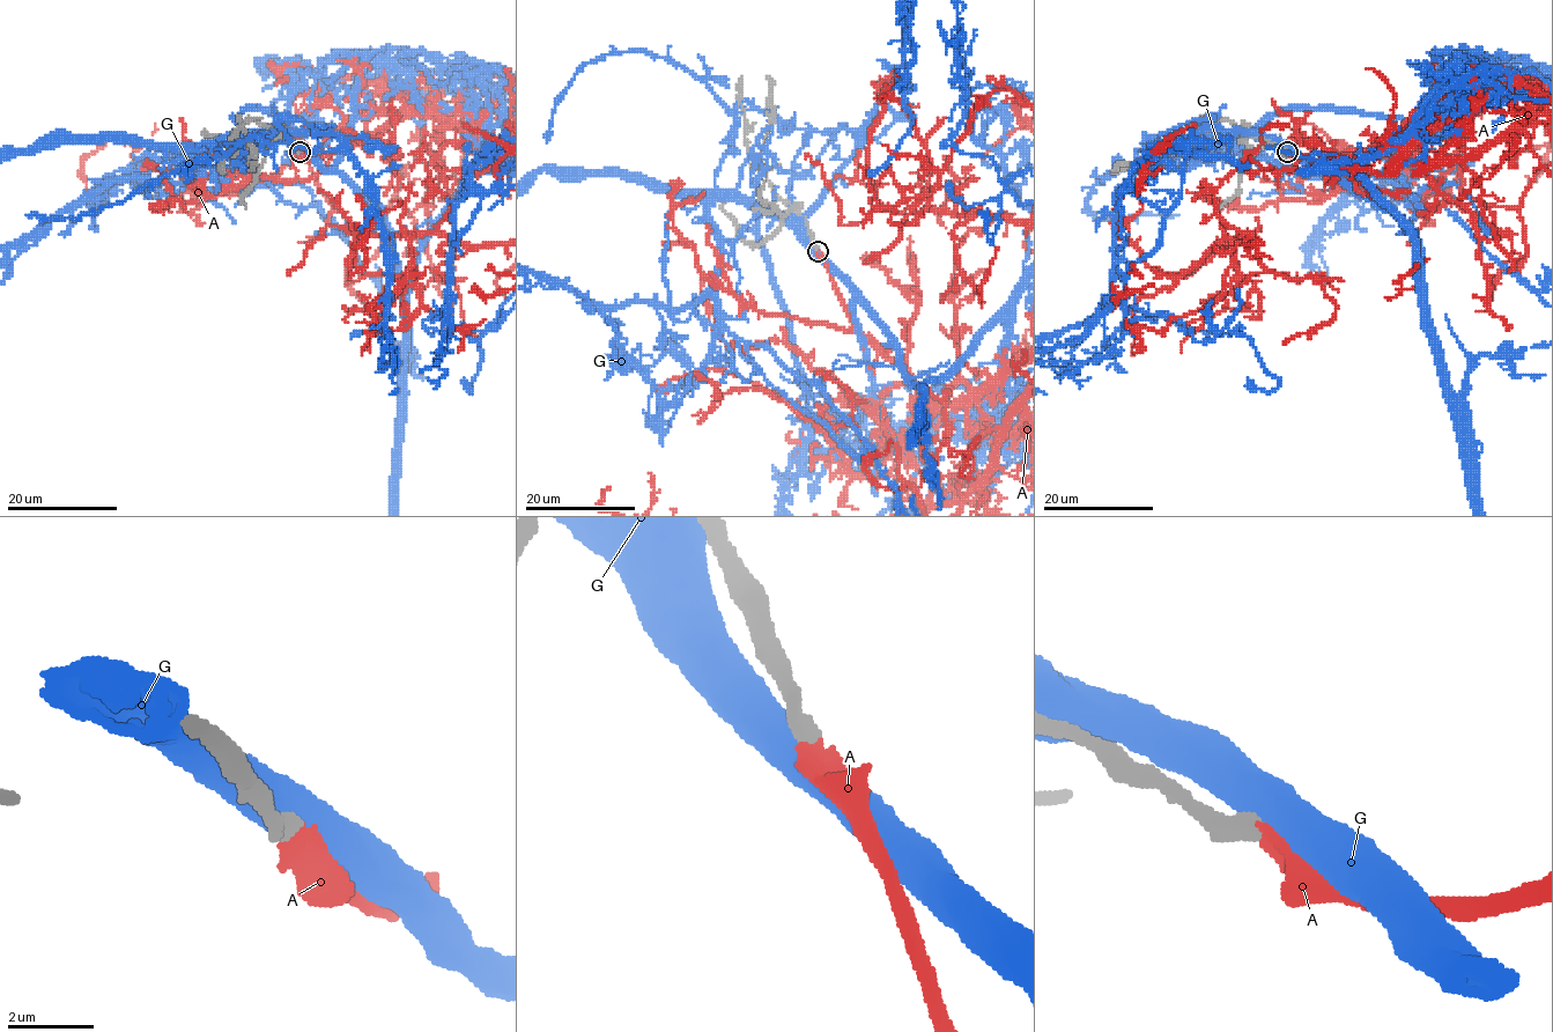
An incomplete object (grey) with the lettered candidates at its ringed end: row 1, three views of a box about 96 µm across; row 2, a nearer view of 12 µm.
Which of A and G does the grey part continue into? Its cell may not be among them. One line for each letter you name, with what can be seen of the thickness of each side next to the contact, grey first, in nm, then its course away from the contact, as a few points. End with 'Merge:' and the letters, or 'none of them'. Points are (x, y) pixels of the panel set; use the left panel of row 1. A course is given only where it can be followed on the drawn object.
A: 480/400 nm
Merge: A

